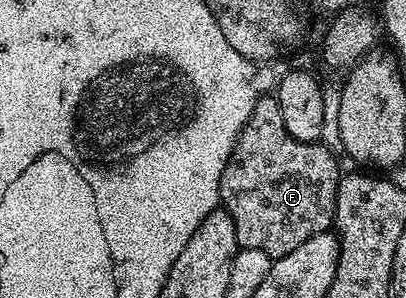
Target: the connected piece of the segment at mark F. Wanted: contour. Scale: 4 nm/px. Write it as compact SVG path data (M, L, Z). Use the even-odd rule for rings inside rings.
M263 95L234 144L218 188L221 208L232 215L239 246L252 251L264 251L270 258L277 259L288 255L288 251L296 251L304 239L327 232L334 224L340 176L337 159L336 153L326 145L292 139L292 135L288 135L288 127L284 127L284 115L280 115L277 96Z

